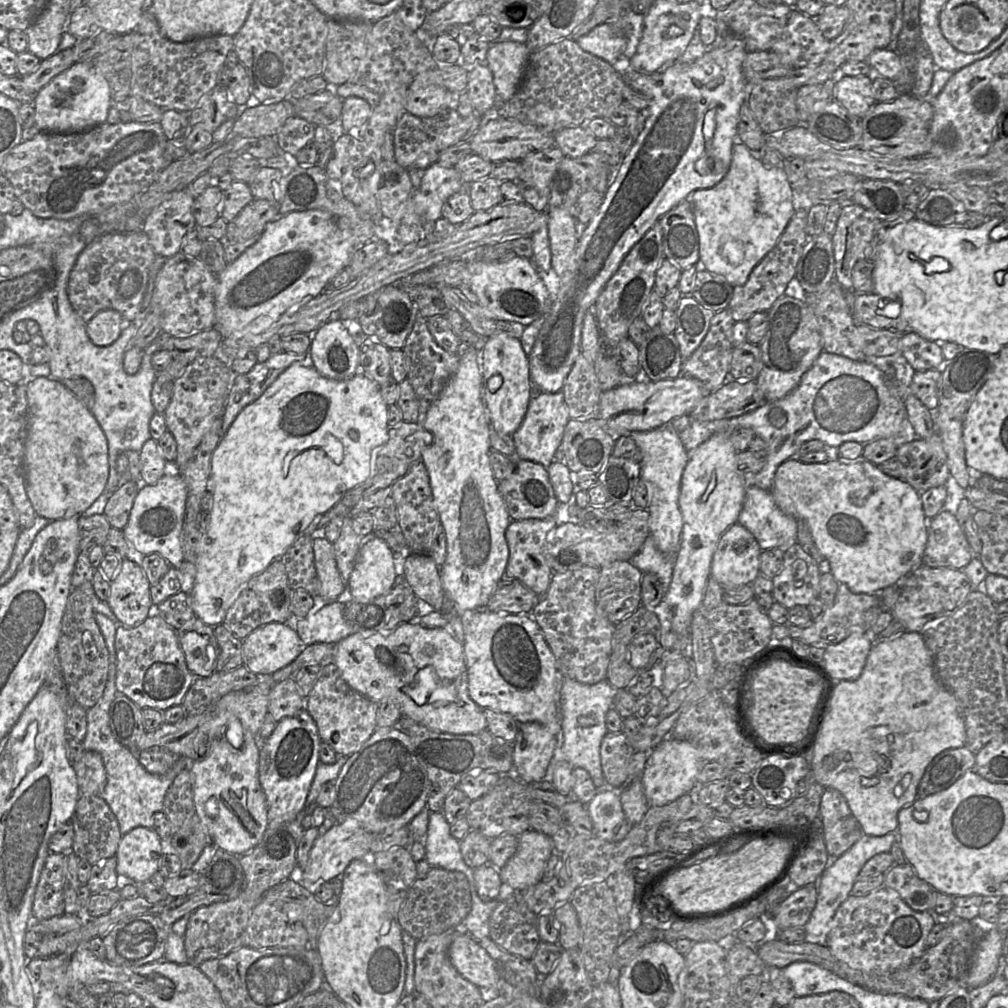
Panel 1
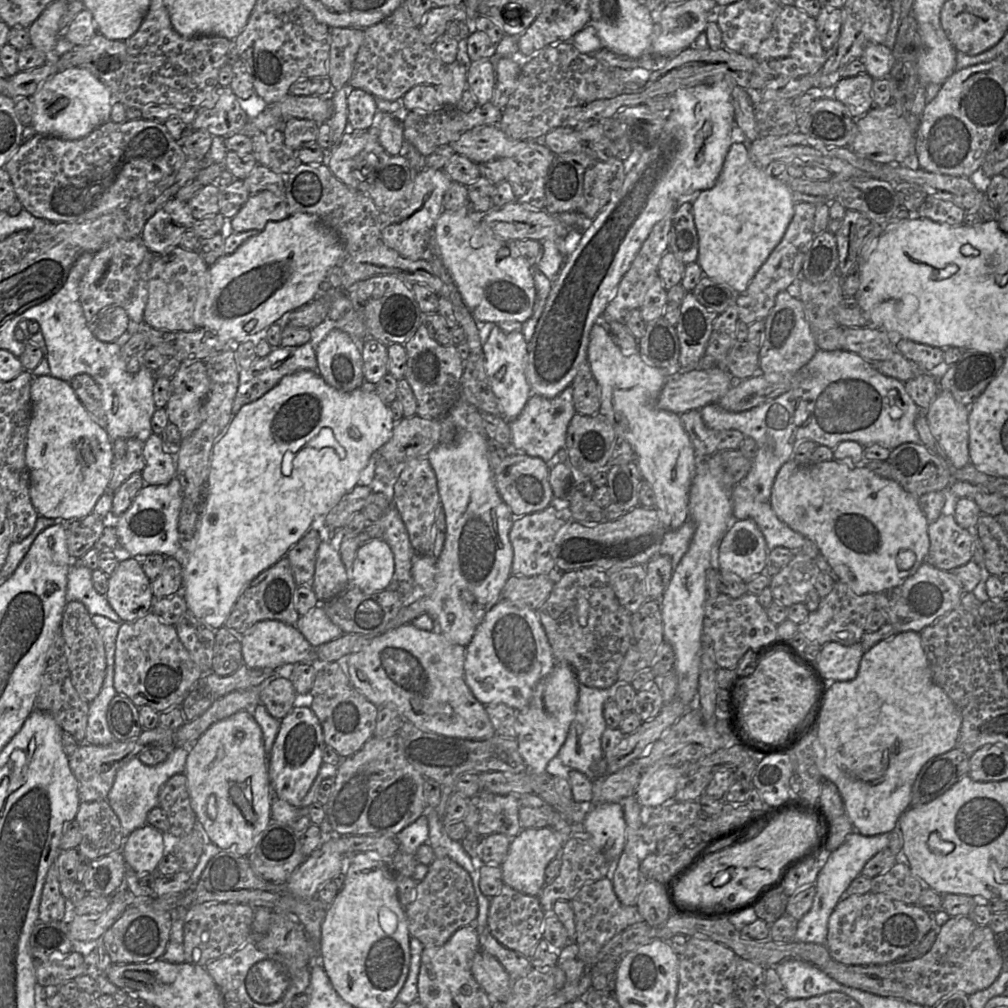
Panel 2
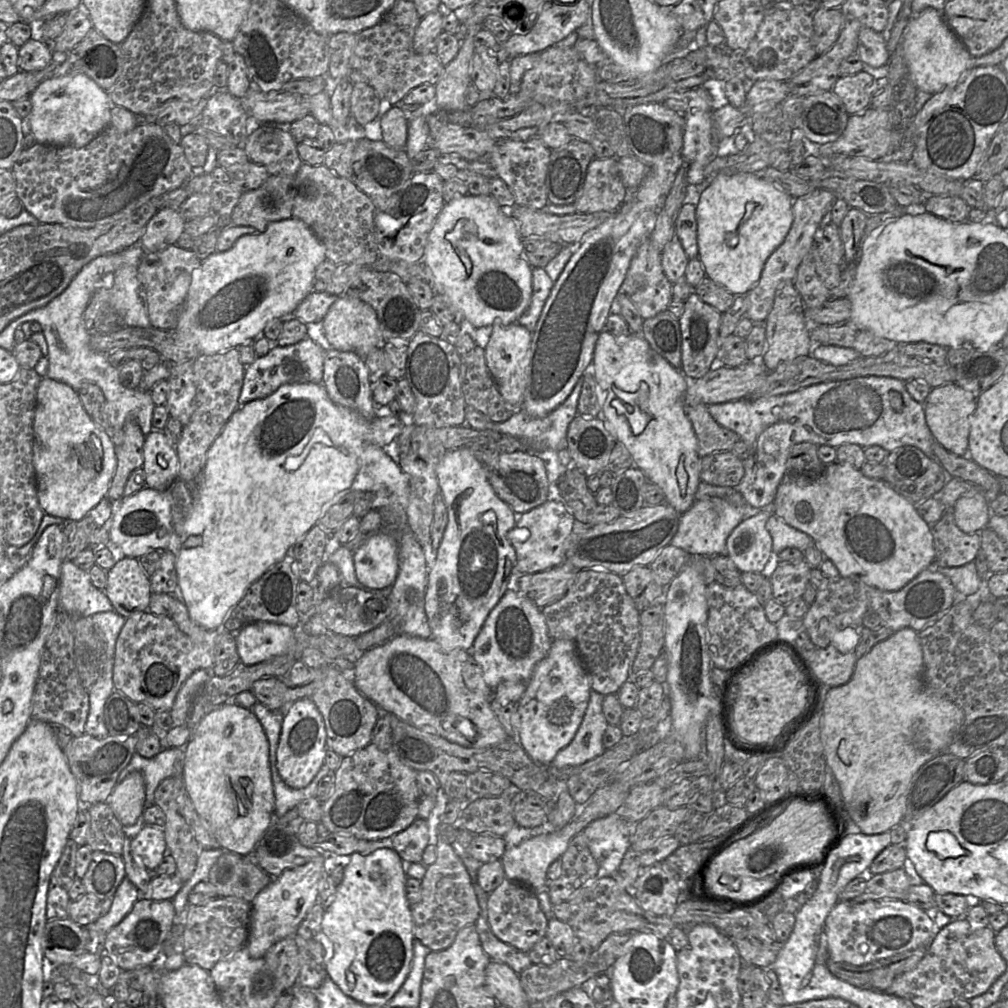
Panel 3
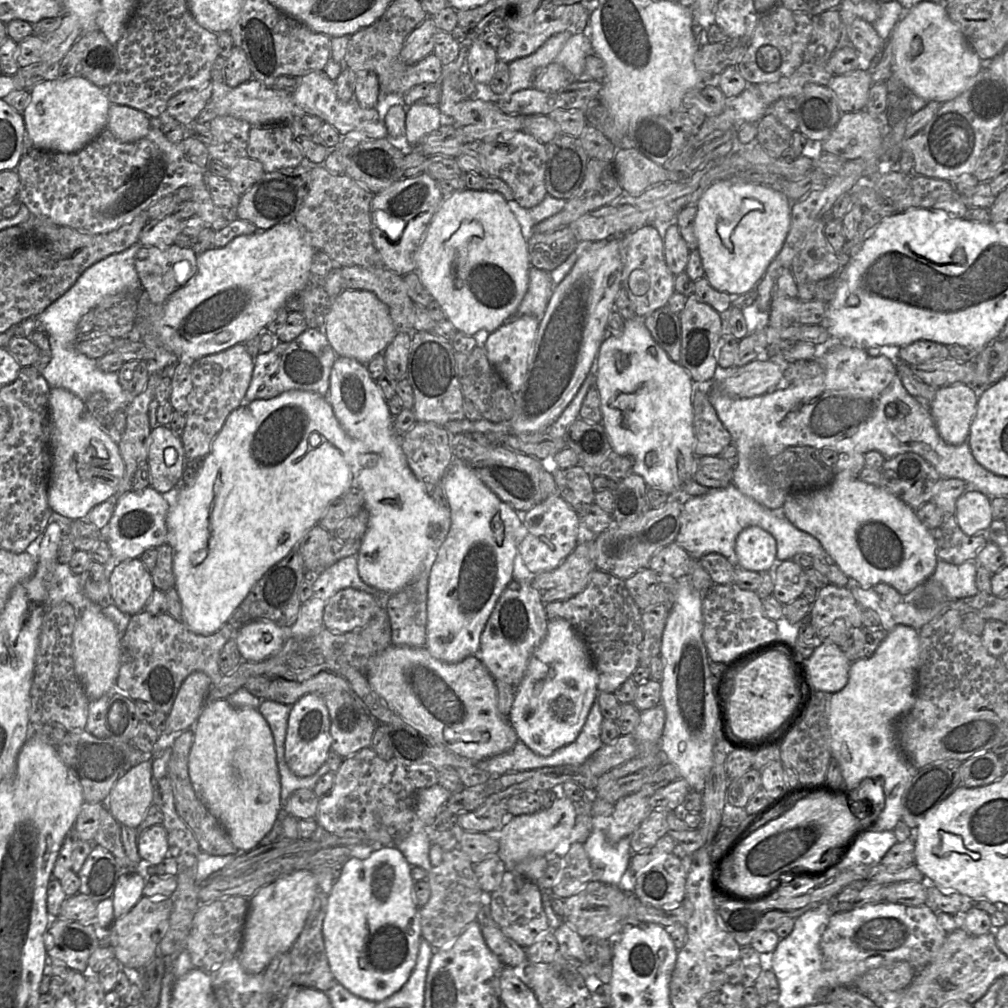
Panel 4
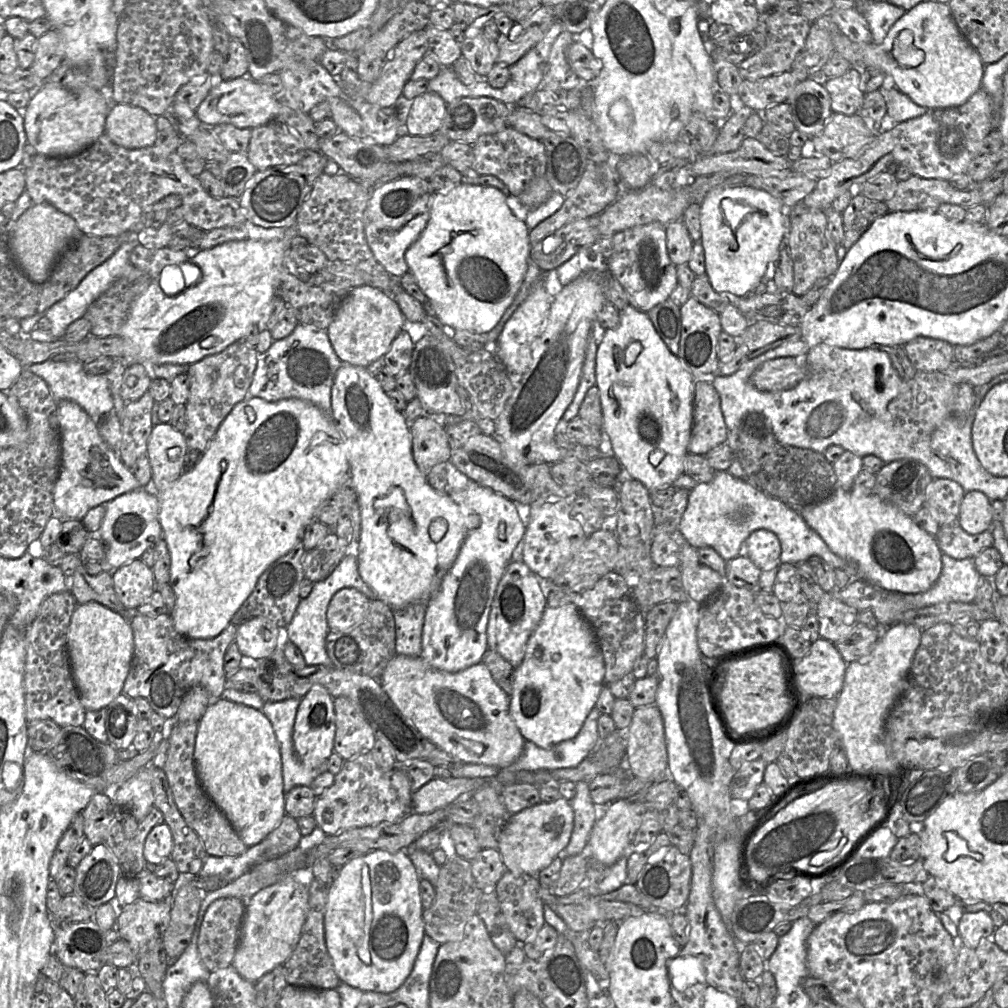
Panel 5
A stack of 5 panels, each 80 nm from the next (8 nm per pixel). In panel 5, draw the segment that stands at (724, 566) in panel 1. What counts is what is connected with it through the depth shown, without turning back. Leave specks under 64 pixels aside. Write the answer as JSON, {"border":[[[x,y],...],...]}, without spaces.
{"border":[[[758,529],[752,532],[743,546],[745,554],[758,568],[767,570],[779,567],[781,545],[778,537],[771,531]]]}

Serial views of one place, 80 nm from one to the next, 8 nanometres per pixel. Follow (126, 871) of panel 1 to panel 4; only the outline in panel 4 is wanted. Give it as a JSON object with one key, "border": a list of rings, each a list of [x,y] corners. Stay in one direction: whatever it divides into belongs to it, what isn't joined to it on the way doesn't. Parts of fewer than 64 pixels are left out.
{"border":[[[162,825],[149,827],[139,835],[137,846],[143,865],[157,866],[168,855],[166,829]]]}

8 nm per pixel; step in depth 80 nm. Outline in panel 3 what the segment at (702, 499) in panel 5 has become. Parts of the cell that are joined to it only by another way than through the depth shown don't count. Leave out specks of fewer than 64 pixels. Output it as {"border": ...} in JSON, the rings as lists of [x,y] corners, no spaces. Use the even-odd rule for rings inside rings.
{"border":[[[721,498],[696,500],[693,505],[680,515],[679,526],[670,545],[683,549],[690,556],[713,557],[727,555],[727,539],[732,531],[746,518],[759,510],[748,505],[736,505],[735,501]],[[772,511],[766,522],[766,529],[771,535],[772,550],[776,555],[787,548],[805,551],[808,545],[813,542],[810,536],[789,526],[781,518],[775,516]]]}

